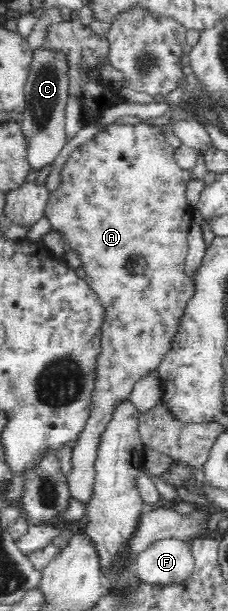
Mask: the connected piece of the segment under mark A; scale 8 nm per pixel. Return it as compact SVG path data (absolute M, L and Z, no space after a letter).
M112 123L92 139L71 152L62 167L62 185L51 191L45 216L51 228L61 233L70 249L80 255L86 271L84 279L96 292L106 310L102 326L102 353L98 359L97 379L92 395L91 413L84 431L79 434L72 455L67 488L71 499L88 506L95 483L97 449L102 432L110 423L116 407L127 401L132 386L159 366L176 333L177 317L193 292L193 280L185 272L189 250L187 242L193 209L186 198L190 170L182 169L174 159L174 149L158 127L139 123Z

